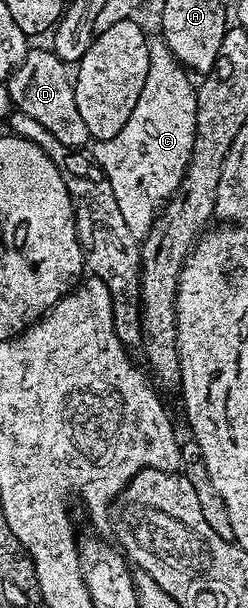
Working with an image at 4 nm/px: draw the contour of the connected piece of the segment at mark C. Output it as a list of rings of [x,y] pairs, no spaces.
[[[163,41],[153,42],[148,48],[150,53],[150,69],[146,73],[146,85],[140,94],[138,105],[134,105],[134,113],[130,113],[130,121],[122,125],[120,132],[109,139],[101,139],[91,148],[90,154],[106,173],[110,181],[110,189],[114,189],[114,198],[118,201],[118,210],[134,233],[137,241],[148,236],[152,224],[156,222],[162,208],[171,199],[180,179],[188,168],[188,158],[196,136],[196,87],[188,80],[189,72],[176,59],[174,53]]]

